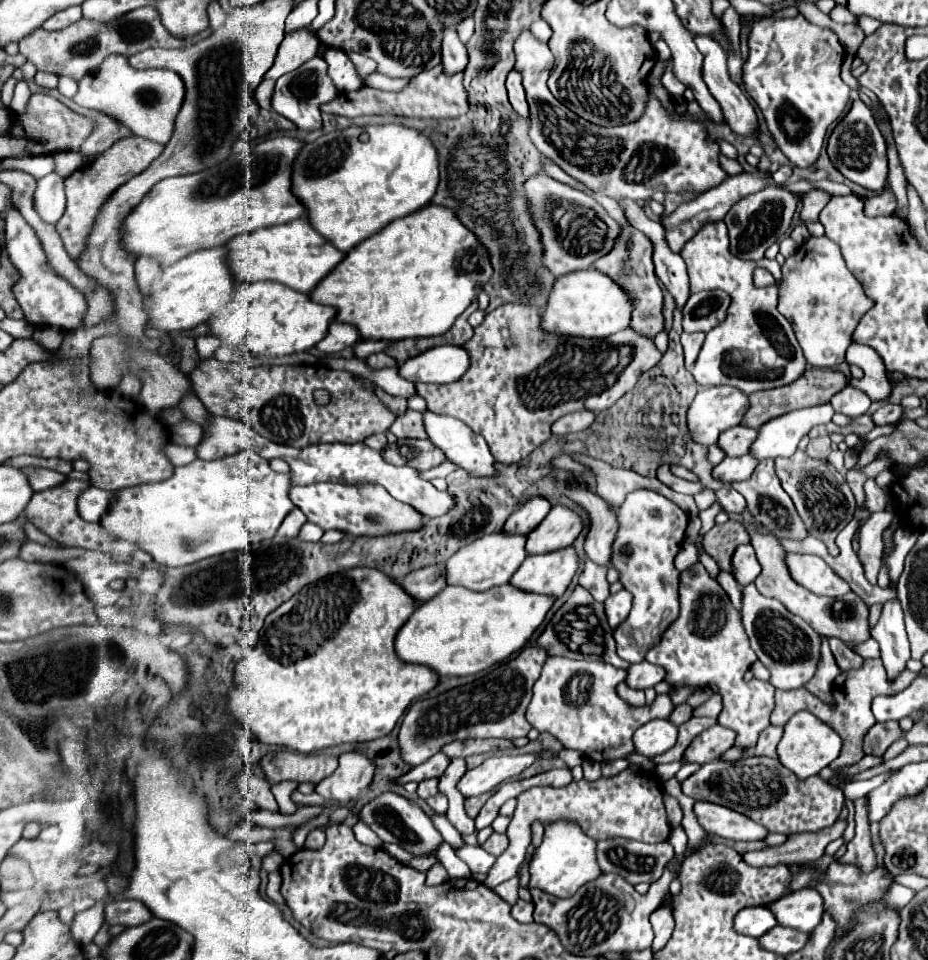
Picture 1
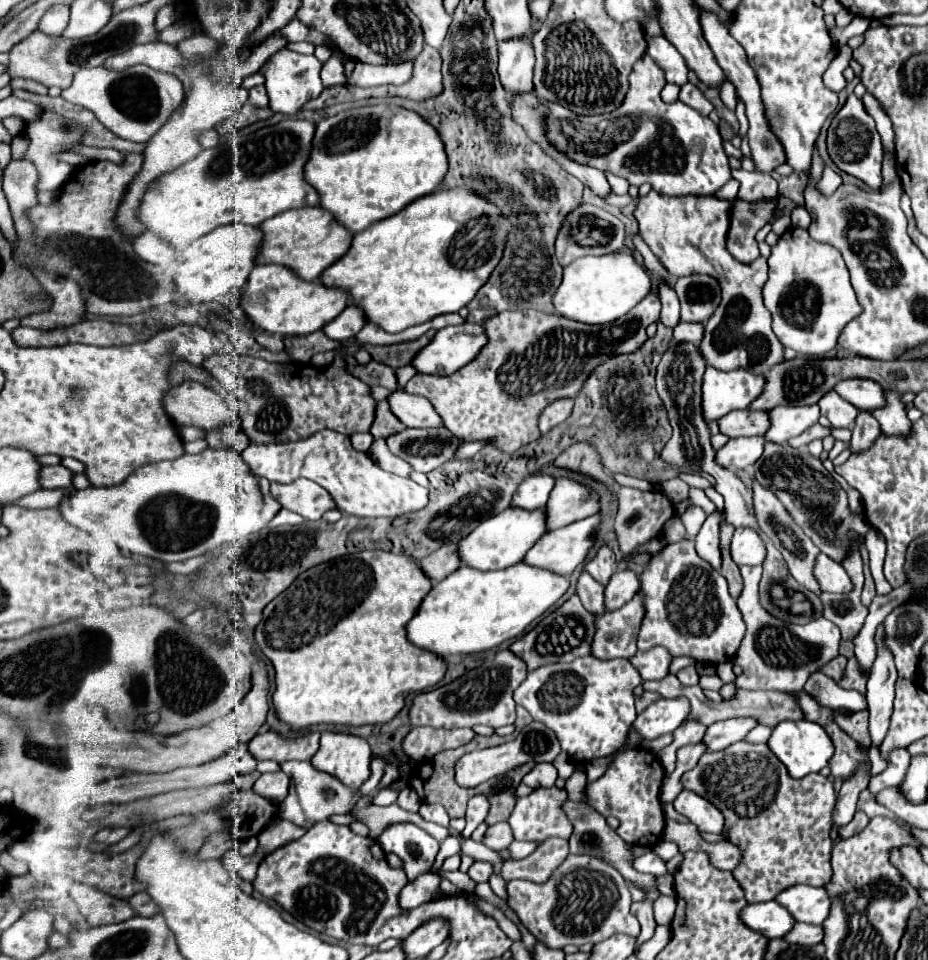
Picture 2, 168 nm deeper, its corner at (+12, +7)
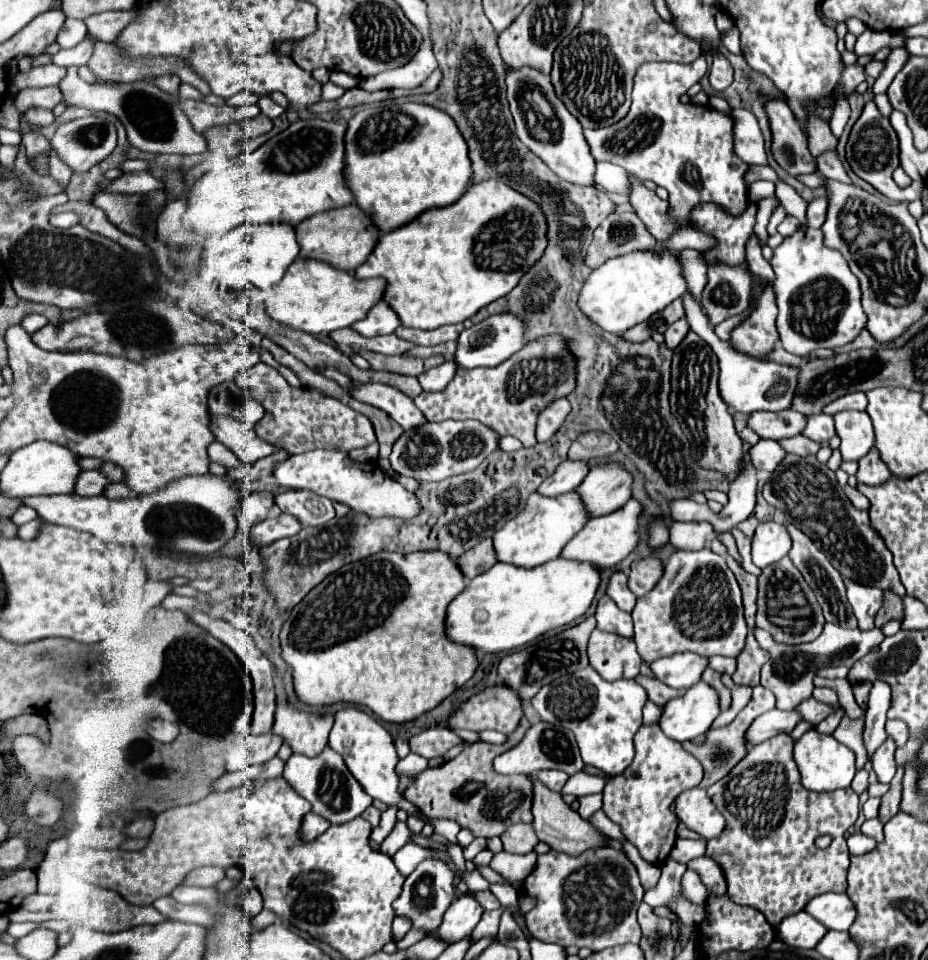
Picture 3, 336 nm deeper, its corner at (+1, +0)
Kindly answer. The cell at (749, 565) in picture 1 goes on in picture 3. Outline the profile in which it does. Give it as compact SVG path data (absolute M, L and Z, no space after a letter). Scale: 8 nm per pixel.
M766 521L756 527L752 537L752 561L756 567L764 569L772 563L778 563L788 555L792 547L790 537L784 531L784 525L778 521Z

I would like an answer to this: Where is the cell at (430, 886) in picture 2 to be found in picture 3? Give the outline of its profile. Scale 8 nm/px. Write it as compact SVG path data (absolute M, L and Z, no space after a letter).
M396 917L394 919L394 925L392 925L392 933L394 933L394 941L400 941L408 931L410 931L410 927L412 927L412 923L410 923L410 919L406 917Z

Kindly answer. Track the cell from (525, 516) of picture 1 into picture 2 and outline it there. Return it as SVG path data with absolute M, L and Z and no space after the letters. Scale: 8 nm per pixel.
M533 474L525 478L519 484L517 492L513 494L513 506L527 508L527 510L543 508L549 500L549 492L553 490L553 484L555 484L555 478L547 474Z

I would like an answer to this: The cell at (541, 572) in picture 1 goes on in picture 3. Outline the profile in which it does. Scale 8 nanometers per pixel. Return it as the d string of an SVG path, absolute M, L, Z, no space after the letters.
M630 499L622 509L610 513L610 515L604 515L604 517L596 517L596 519L590 519L568 543L566 547L562 549L560 557L564 559L572 559L572 561L588 561L592 565L596 565L598 569L604 569L604 567L614 567L618 565L622 559L628 557L628 553L636 547L636 541L638 541L638 515L640 515L642 507L638 501Z

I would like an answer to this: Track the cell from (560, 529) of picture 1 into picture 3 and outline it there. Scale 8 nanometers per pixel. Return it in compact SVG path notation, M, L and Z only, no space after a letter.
M596 465L580 483L576 493L590 517L602 517L626 505L630 499L630 485L632 477L622 465Z

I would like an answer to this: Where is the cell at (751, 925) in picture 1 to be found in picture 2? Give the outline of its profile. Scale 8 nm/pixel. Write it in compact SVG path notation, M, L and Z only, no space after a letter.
M775 900L747 904L741 912L741 920L755 932L761 932L765 938L785 938L795 924L787 908Z

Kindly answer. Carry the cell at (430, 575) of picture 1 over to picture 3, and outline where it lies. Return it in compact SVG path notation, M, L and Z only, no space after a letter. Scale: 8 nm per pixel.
M484 539L482 543L478 543L476 547L472 547L472 551L466 551L464 555L460 555L456 559L458 569L462 571L462 575L470 581L476 575L488 571L488 567L492 567L496 563L494 551L492 551L492 539Z

